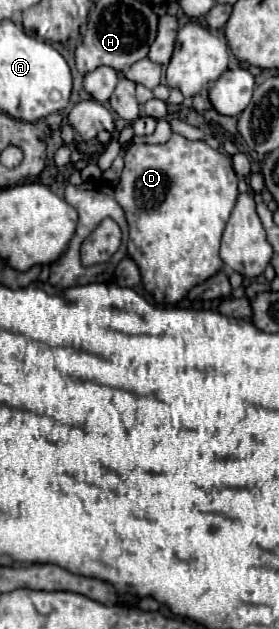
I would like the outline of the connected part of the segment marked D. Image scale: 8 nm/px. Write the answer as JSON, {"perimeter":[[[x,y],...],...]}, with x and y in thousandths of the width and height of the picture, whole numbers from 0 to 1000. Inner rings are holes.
{"perimeter":[[[624,211],[609,224],[581,231],[495,227],[444,243],[444,272],[430,291],[416,294],[416,320],[444,332],[466,361],[459,405],[480,412],[509,434],[516,459],[566,482],[624,485],[667,472],[695,453],[796,431],[803,418],[781,405],[789,377],[846,326],[846,316],[853,285],[832,269],[832,253],[796,240],[767,240],[731,224],[681,224]]]}

